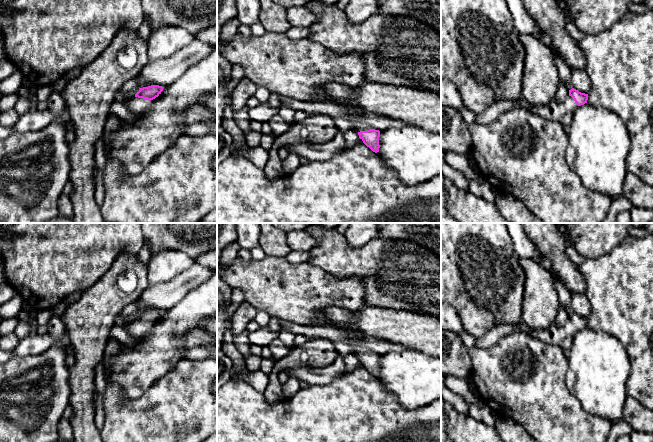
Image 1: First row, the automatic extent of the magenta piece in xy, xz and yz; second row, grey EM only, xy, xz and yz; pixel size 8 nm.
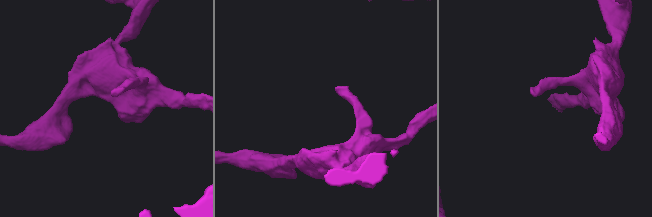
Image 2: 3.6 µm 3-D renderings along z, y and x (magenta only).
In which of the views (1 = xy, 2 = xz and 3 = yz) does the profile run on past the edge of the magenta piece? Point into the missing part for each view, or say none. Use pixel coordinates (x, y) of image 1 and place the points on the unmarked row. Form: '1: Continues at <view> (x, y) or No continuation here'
1: Continues at xy (135, 329)
2: Continues at xz (358, 351)
3: Continues at yz (555, 335)

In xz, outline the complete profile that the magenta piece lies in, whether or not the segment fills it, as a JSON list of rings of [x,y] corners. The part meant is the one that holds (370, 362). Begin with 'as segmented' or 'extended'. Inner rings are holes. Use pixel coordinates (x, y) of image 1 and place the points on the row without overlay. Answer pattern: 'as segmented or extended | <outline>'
extended | [[[352,346],[351,349],[352,353],[358,356],[359,362],[367,371],[375,377],[379,376],[379,354],[372,353],[369,349],[363,347]]]

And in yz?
extended | [[[574,312],[569,314],[569,320],[563,327],[557,327],[553,324],[549,329],[533,330],[523,322],[520,324],[502,324],[491,328],[481,338],[477,338],[476,346],[489,349],[496,345],[500,339],[514,332],[526,332],[547,343],[560,346],[566,337],[572,337],[578,330],[587,327],[587,324],[588,318],[581,317]]]

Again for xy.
extended | [[[151,309],[148,311],[140,312],[135,320],[127,326],[126,331],[131,337],[140,339],[149,331],[150,325],[161,318],[163,312],[164,311],[159,309]]]

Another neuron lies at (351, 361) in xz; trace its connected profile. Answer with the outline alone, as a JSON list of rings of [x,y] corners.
[[[349,353],[343,356],[344,363],[346,366],[347,373],[352,372],[357,369],[359,362],[358,356],[354,353]]]

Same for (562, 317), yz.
[[[560,308],[556,316],[554,324],[557,327],[563,327],[567,323],[568,320],[569,320],[569,313],[567,313],[566,310]]]

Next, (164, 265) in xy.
[[[162,250],[150,256],[148,263],[149,286],[173,279],[193,263],[194,259],[182,251]]]

